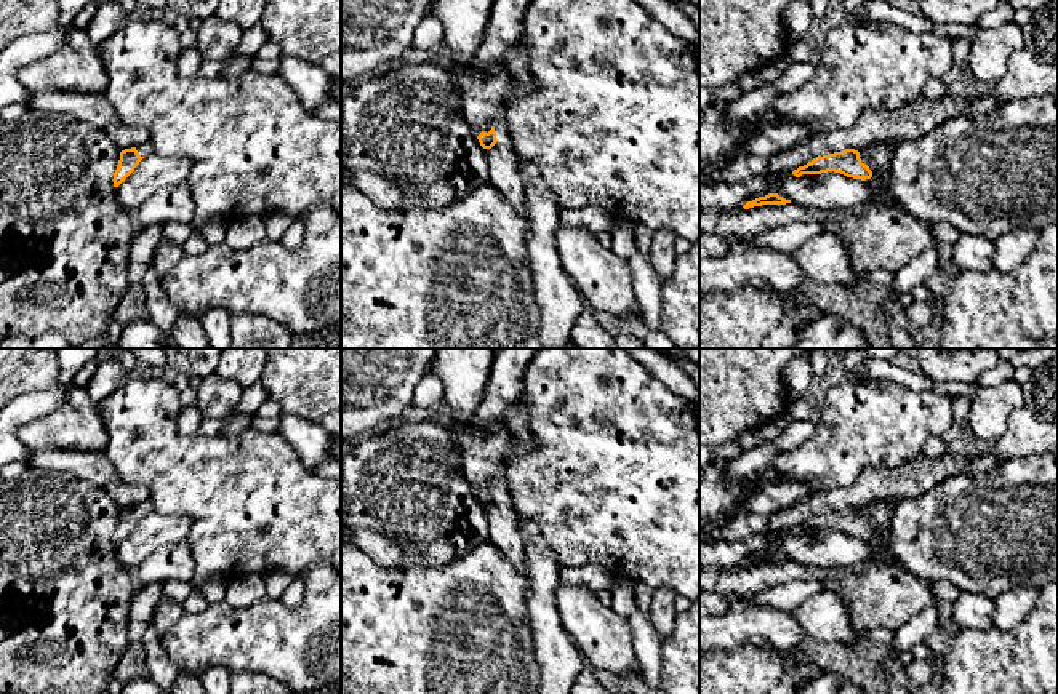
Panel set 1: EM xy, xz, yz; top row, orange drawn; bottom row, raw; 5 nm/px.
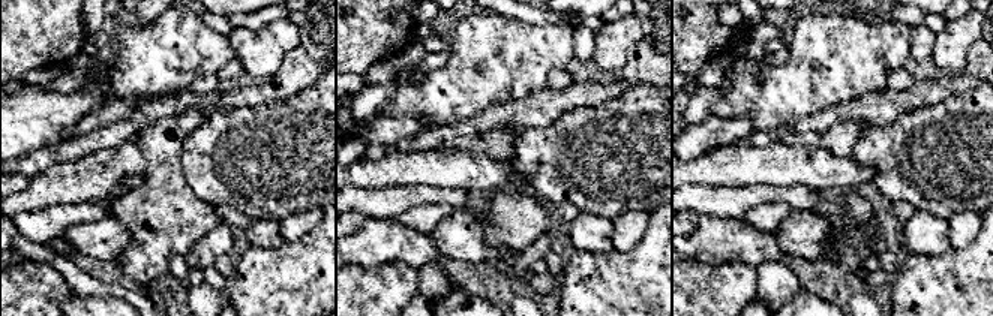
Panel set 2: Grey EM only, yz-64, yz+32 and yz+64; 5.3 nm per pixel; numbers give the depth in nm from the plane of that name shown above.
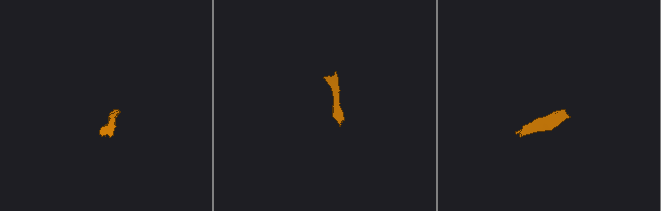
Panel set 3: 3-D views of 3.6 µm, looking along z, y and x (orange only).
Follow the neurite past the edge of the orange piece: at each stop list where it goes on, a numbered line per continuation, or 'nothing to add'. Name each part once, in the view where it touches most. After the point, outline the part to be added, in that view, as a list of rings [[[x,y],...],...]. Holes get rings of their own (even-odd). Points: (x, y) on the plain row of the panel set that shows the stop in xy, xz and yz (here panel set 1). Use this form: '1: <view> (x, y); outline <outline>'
1: xz (503, 533); outline [[[503,478],[496,480],[495,491],[496,502],[491,507],[485,507],[485,517],[488,520],[488,540],[499,548],[517,572],[525,576],[527,568],[523,563],[523,540],[517,532],[517,515]]]

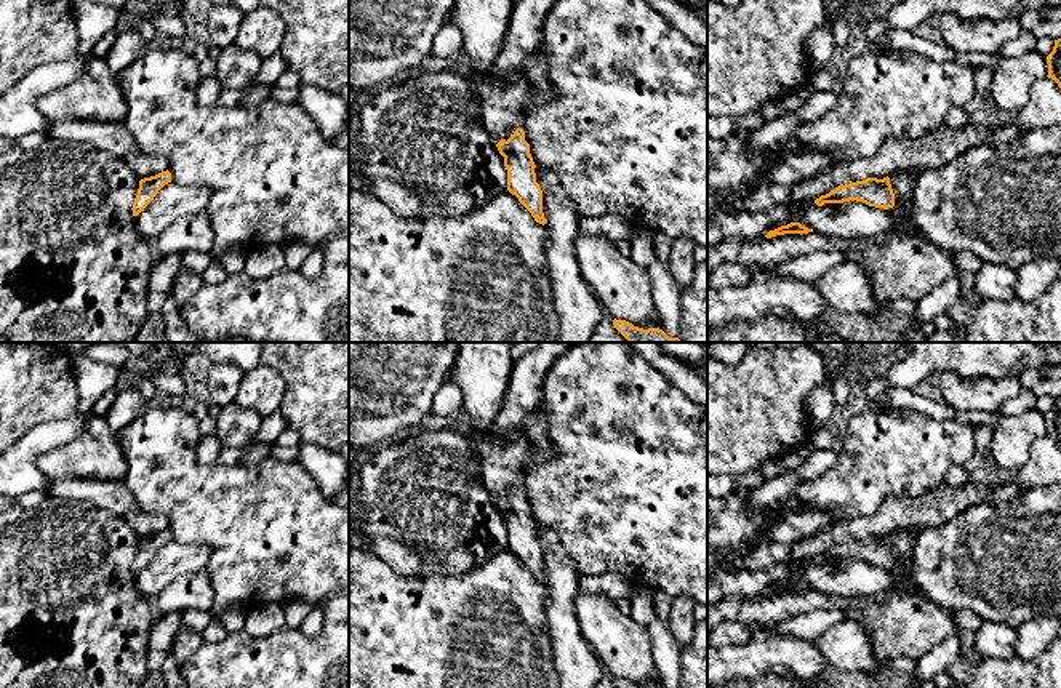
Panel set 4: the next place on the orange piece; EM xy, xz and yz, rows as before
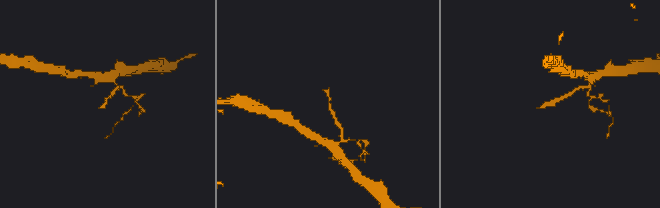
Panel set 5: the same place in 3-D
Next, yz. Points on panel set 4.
nothing to add

